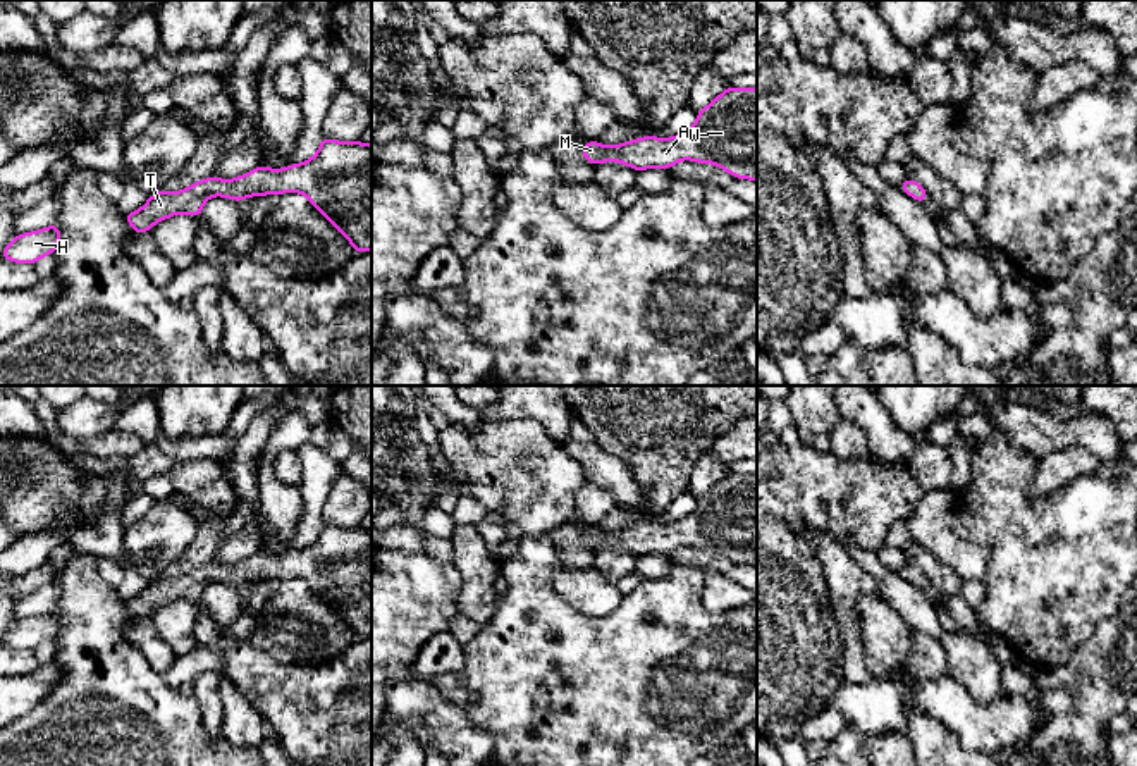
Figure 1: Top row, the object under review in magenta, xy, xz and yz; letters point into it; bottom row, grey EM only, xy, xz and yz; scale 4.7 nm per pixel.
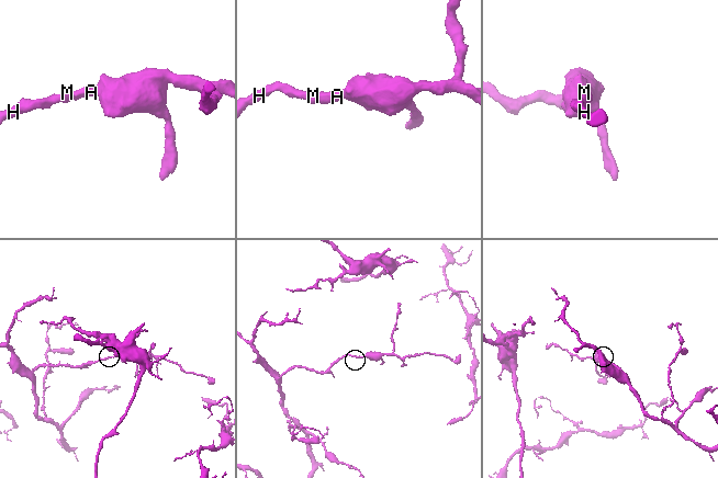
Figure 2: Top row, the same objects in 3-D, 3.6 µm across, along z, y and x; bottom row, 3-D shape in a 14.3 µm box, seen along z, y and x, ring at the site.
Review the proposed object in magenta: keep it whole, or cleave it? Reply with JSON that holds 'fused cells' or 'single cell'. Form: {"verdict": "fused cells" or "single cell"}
{"verdict": "single cell"}

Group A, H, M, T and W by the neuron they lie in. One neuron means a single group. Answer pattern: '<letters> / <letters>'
A H M T W

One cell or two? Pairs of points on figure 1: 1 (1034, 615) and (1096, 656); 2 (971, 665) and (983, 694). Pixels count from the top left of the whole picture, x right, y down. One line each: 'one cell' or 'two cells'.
1: two cells
2: one cell

